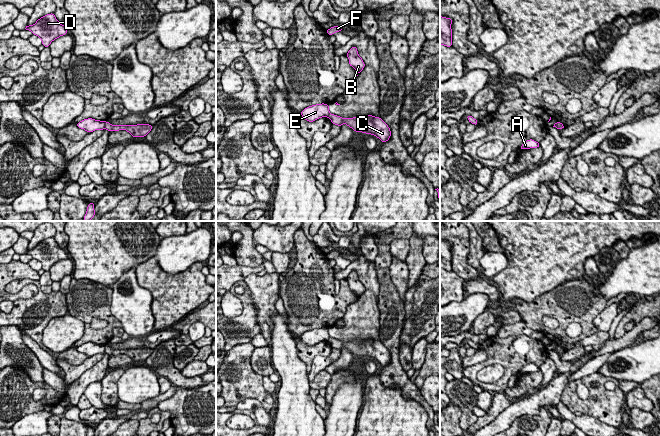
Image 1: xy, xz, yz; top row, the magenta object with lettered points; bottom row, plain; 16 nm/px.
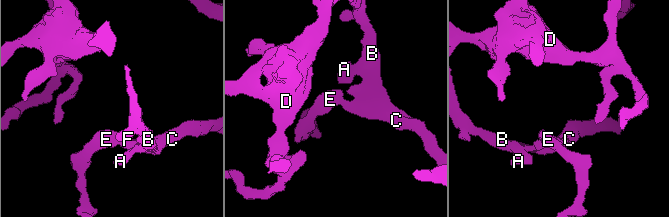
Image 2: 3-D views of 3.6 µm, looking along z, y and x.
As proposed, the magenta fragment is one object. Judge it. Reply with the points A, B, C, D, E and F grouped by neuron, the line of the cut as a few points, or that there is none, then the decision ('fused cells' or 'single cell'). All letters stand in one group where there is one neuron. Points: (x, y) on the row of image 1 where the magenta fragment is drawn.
A B C D F / E | xy (104, 122), (105, 128) | fused cells

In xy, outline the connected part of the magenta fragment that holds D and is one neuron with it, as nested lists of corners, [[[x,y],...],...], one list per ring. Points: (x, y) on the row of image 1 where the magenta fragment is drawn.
[[[54,13],[44,15],[35,24],[27,25],[25,29],[38,36],[42,40],[44,47],[49,47],[51,42],[60,36],[67,35],[65,25],[59,23]]]

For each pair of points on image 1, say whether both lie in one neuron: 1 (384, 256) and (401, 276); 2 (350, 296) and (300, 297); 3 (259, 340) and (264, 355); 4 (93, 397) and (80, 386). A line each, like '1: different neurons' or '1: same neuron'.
1: different neurons
2: same neuron
3: different neurons
4: different neurons

